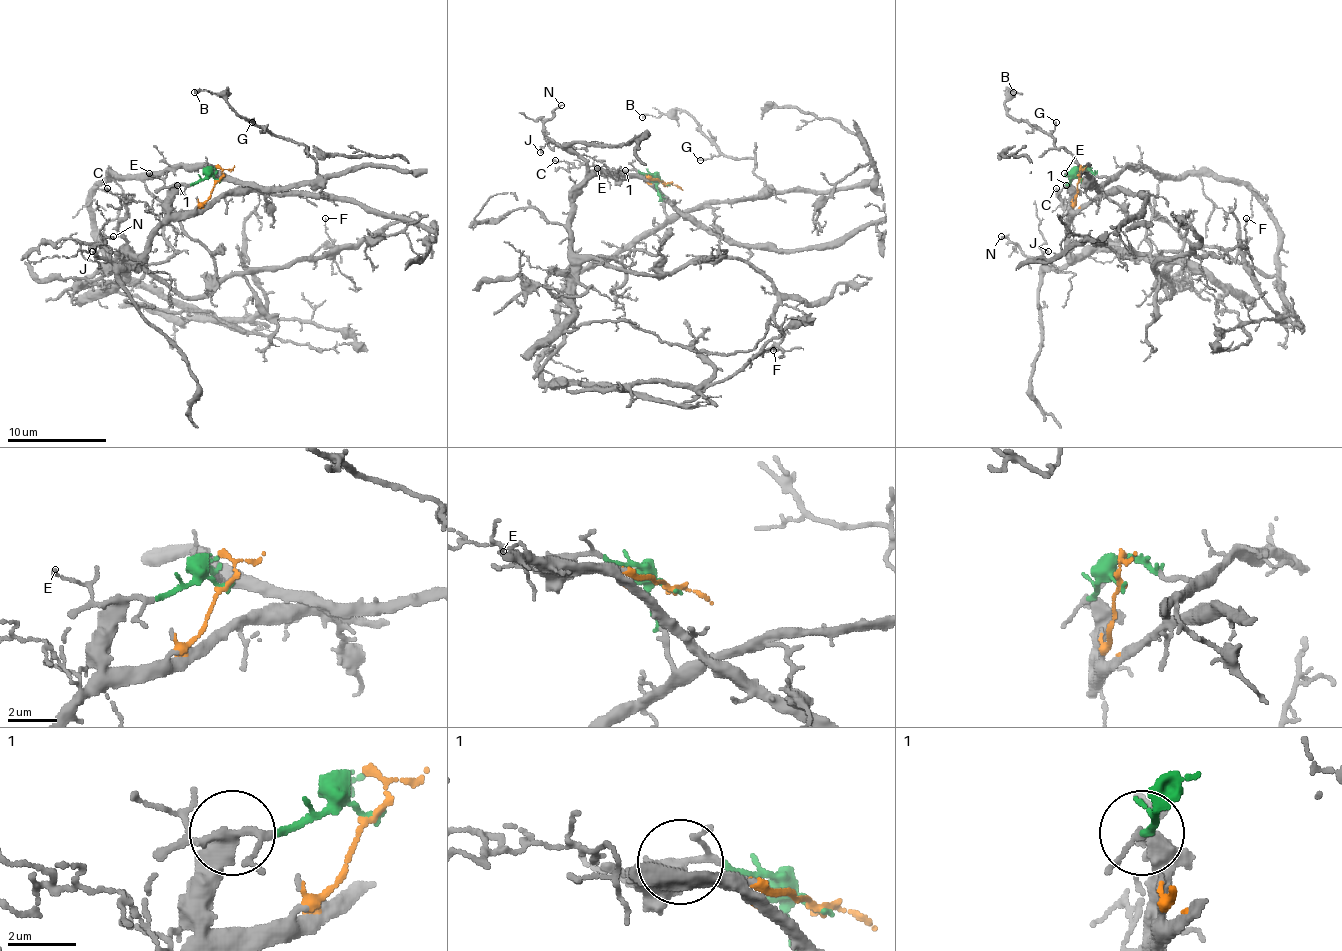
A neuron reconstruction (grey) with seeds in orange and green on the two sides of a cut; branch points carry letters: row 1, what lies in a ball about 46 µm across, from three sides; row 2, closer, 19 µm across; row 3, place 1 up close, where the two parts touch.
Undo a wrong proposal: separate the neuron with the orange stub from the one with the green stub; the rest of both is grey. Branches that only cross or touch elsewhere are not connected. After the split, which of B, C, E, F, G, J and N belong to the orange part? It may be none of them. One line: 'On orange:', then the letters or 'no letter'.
On orange: C, F, J, N

